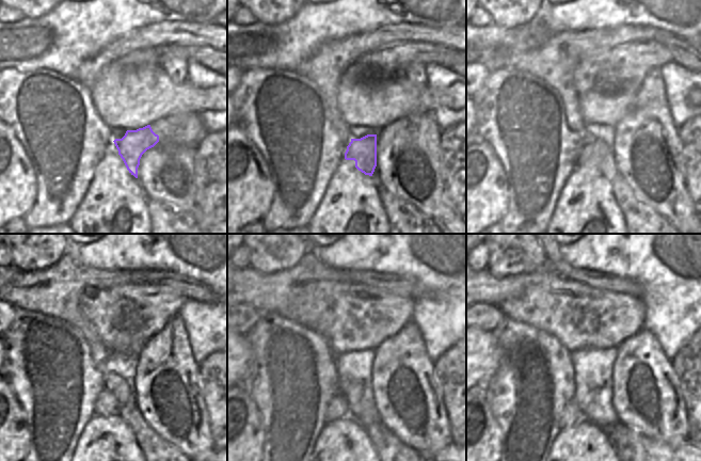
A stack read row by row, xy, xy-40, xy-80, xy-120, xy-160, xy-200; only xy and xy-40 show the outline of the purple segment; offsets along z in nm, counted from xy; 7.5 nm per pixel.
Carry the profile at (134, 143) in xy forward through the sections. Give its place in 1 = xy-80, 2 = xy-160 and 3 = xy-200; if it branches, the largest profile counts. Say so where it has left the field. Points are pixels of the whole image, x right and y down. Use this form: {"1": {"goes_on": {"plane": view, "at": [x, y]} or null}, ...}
{"1": {"goes_on": {"plane": "xy-80", "at": [593, 152]}}, "2": {"goes_on": {"plane": "xy-160", "at": [338, 408]}}, "3": {"goes_on": {"plane": "xy-200", "at": [571, 415]}}}

